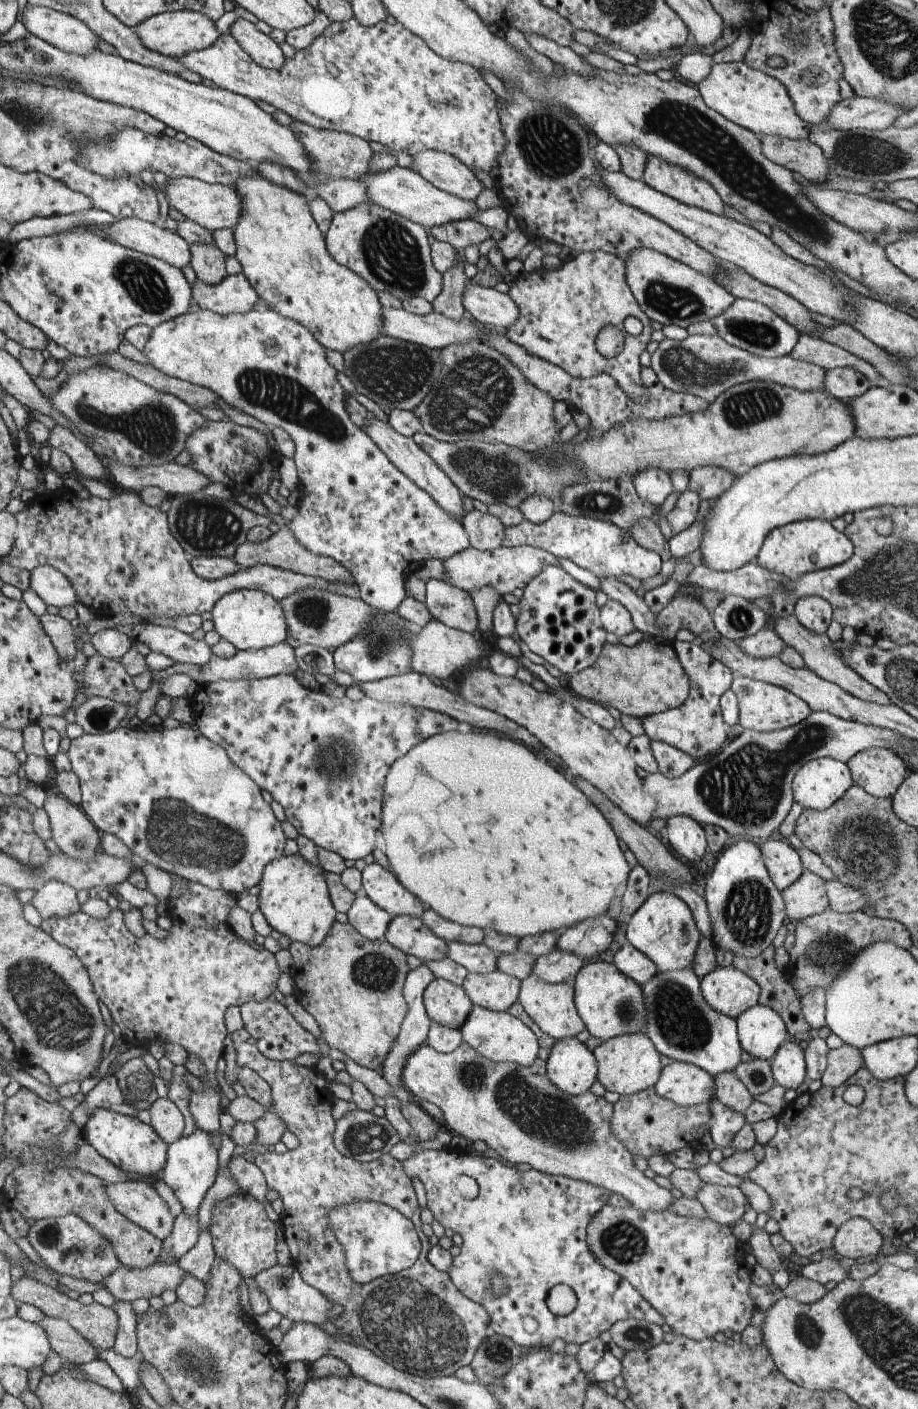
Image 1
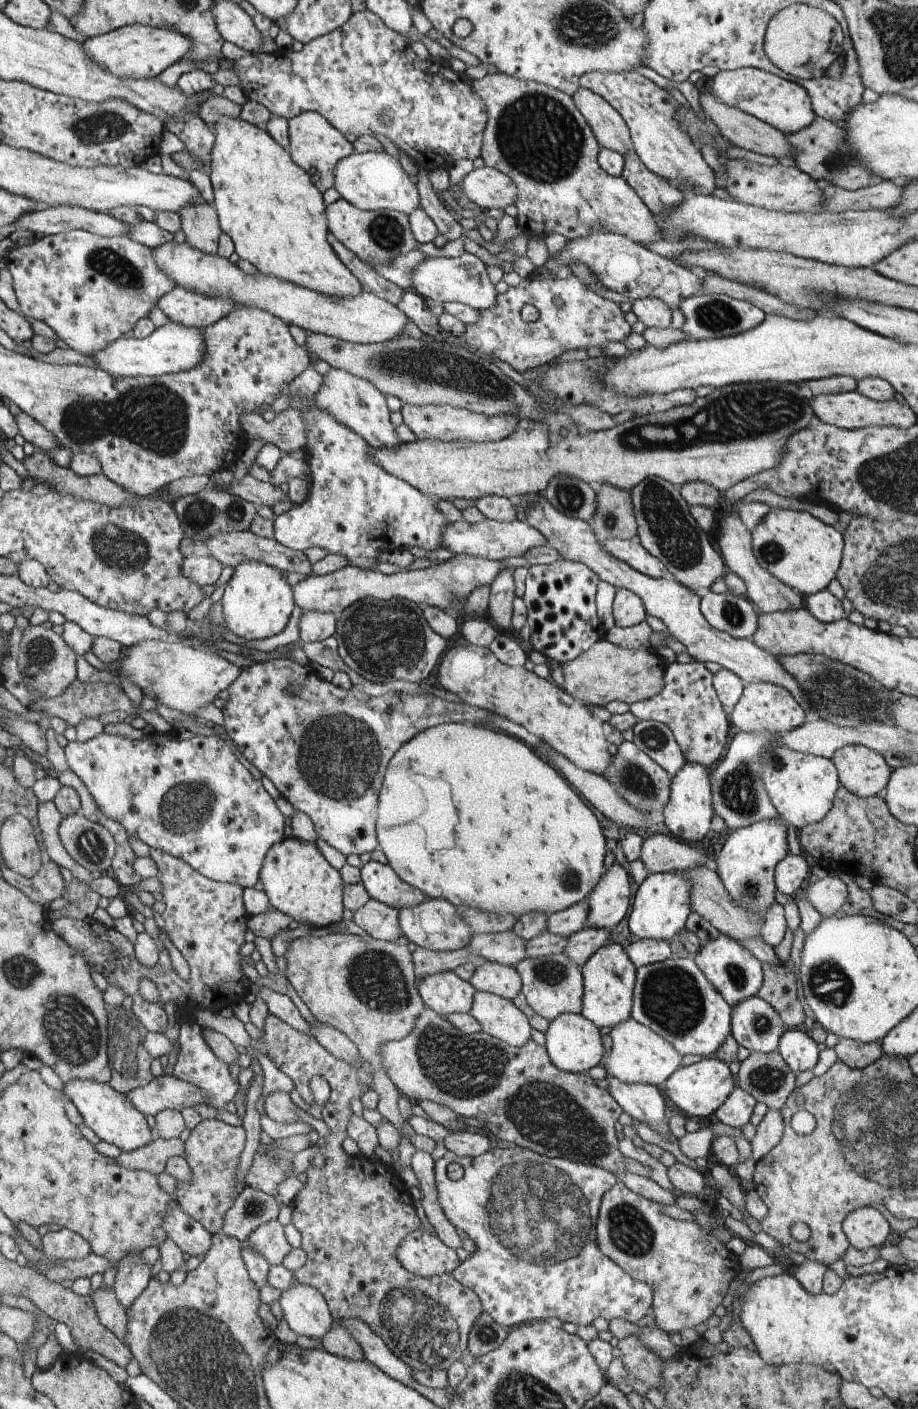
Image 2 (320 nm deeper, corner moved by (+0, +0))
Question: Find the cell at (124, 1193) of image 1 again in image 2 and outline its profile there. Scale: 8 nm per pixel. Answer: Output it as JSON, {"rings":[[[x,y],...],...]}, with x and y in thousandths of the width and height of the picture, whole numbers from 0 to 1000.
{"rings":[[[197,857],[187,858],[180,862],[178,871],[183,879],[187,879],[200,889],[215,891],[218,894],[232,884],[232,877],[228,873]]]}

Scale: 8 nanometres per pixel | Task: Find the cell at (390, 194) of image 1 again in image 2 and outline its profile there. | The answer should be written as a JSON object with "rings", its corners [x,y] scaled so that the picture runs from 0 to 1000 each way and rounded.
{"rings":[[[416,107],[383,109],[368,115],[364,120],[363,133],[368,138],[395,150],[427,148],[446,153],[458,148],[459,138],[454,131],[447,128],[434,112]]]}

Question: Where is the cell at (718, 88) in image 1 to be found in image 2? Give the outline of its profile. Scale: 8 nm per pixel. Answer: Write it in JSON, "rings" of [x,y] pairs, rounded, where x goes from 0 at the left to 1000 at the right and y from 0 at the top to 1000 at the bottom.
{"rings":[[[821,48],[784,50],[776,57],[776,65],[786,72],[836,87],[855,96],[865,95],[882,89],[890,83],[882,67],[875,61]]]}

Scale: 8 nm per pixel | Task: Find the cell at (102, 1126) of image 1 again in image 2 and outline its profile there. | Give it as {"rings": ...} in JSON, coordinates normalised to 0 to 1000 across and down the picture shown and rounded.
{"rings":[[[81,766],[69,769],[71,778],[81,783],[89,791],[90,796],[99,801],[109,809],[122,811],[133,818],[144,818],[163,811],[163,801],[138,776],[124,774],[119,769],[108,769],[98,766]]]}

